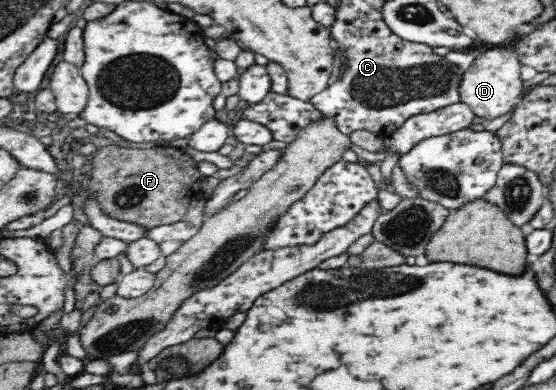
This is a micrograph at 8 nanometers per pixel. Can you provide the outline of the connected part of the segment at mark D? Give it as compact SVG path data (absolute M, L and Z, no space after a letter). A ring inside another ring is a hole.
M494 47L480 53L473 65L462 73L459 85L461 102L467 104L475 115L488 120L503 115L519 101L523 91L521 65L515 50L508 47Z

